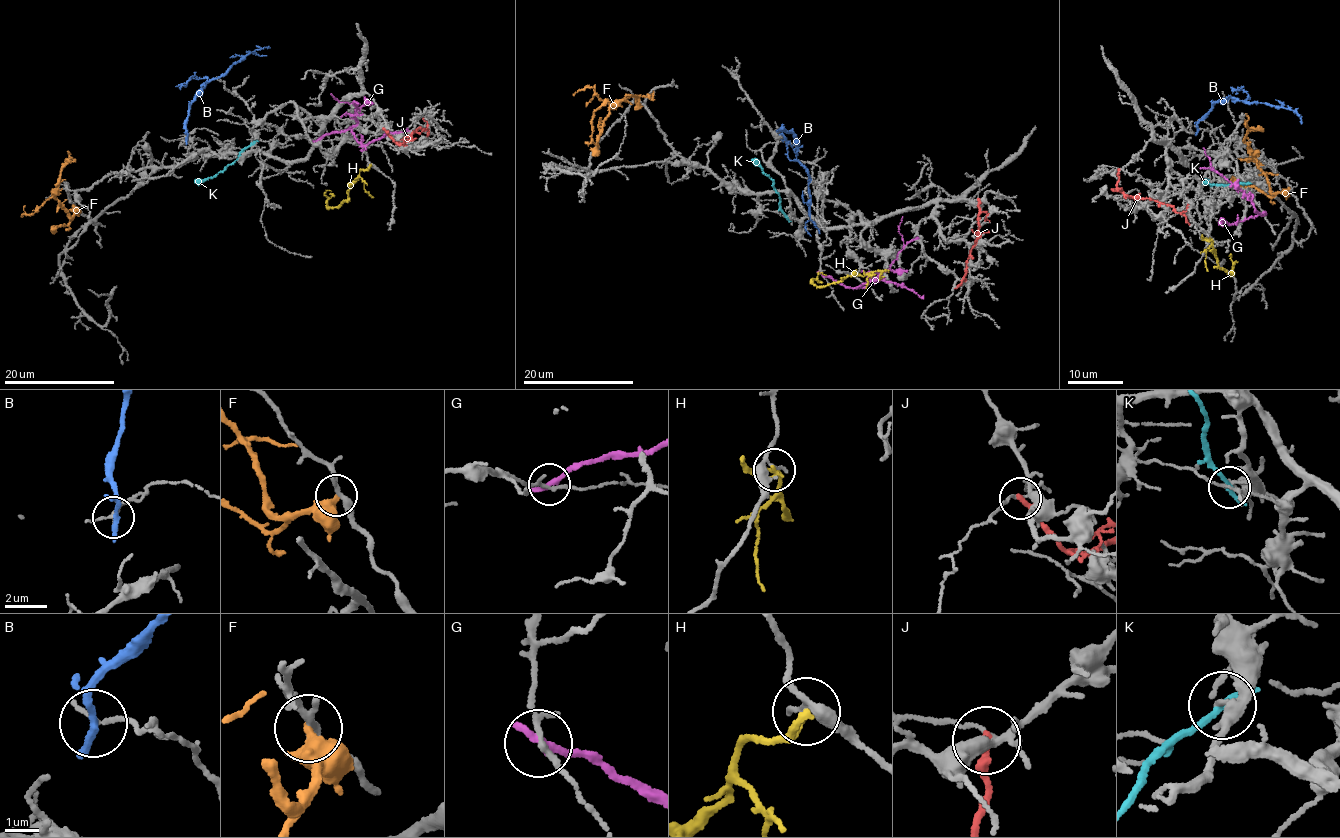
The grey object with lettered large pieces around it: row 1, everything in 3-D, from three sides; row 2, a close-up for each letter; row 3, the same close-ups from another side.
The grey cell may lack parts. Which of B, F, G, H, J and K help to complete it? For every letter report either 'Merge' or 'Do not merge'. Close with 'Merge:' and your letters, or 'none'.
B: Do not merge
F: Do not merge
G: Do not merge
H: Do not merge
J: Do not merge
K: Do not merge
Merge: none

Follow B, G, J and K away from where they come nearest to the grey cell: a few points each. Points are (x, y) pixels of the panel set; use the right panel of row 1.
B: (1197, 129), (1197, 122), (1211, 105), (1230, 97), (1293, 110), (1299, 115), (1301, 124)
G: (1266, 214), (1260, 215), (1250, 197), (1212, 170), (1203, 148)
J: (1118, 170), (1117, 185), (1123, 194), (1174, 206), (1189, 224)
K: (1247, 183), (1221, 185), (1206, 181)

